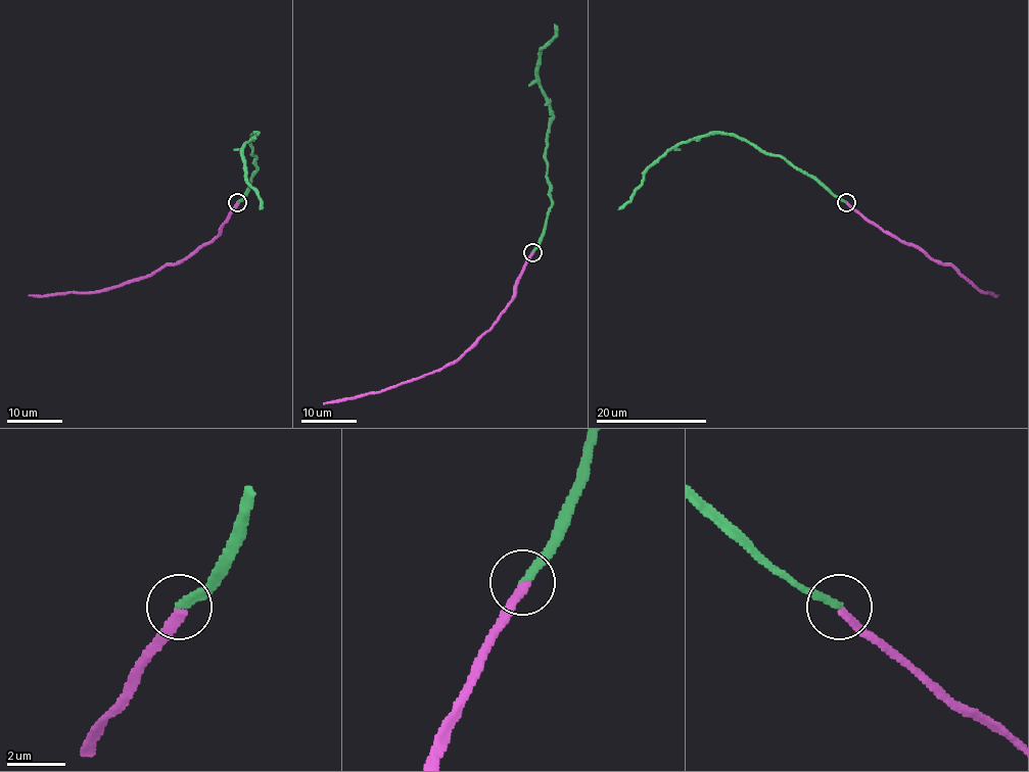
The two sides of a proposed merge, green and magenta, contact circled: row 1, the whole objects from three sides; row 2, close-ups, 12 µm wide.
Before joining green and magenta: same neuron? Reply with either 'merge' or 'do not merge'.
merge

